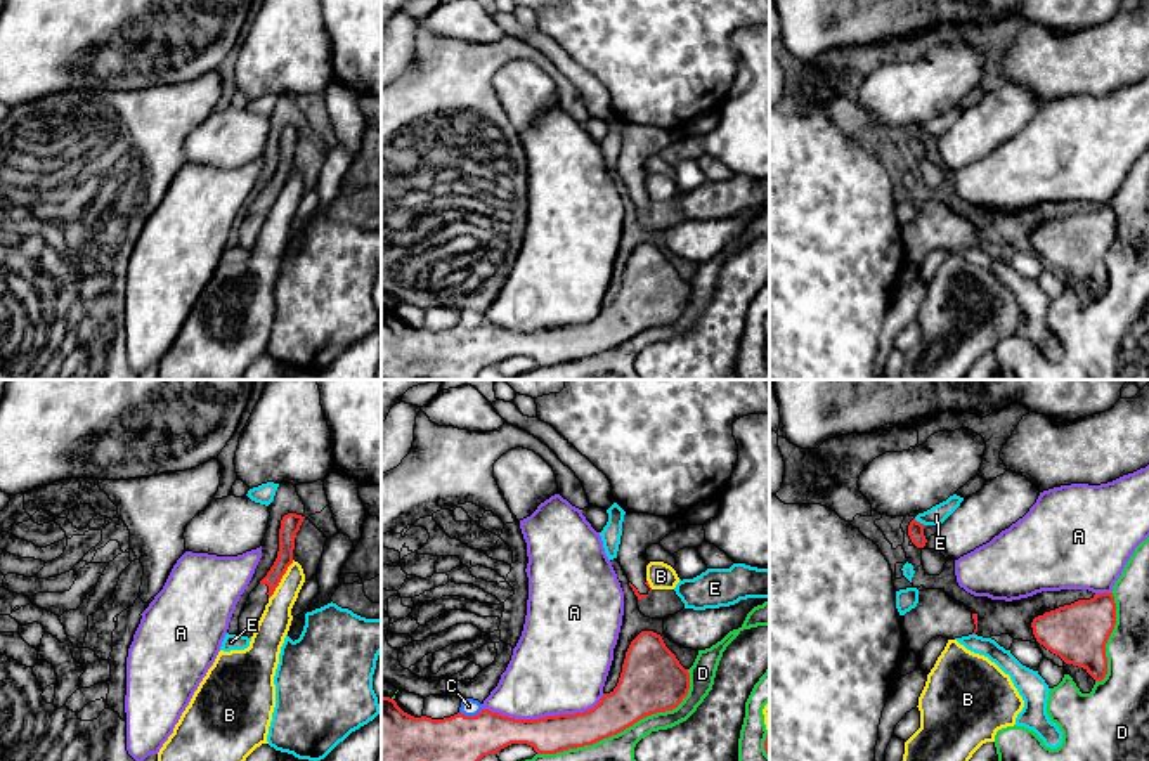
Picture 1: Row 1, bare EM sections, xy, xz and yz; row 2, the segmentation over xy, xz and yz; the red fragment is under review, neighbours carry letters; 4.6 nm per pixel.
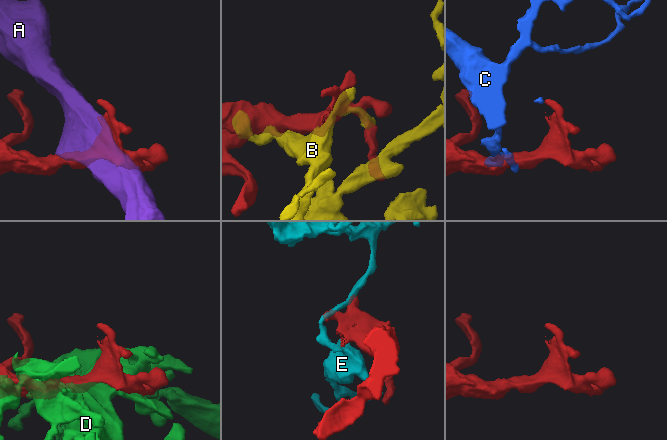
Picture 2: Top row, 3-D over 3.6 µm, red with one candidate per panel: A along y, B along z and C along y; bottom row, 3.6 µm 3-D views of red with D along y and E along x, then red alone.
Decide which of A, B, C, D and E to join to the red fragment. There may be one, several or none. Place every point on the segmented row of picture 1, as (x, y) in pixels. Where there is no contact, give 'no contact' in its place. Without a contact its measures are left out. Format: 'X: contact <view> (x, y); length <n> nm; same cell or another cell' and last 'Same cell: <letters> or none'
A: contact xz (546, 716); length 550 nm; another cell
B: contact xy (281, 578); length 220 nm; another cell
C: contact xz (470, 716); length 110 nm; another cell
D: contact xz (624, 728); length 800 nm; another cell
E: contact yz (919, 522); length 60 nm; another cell
Same cell: none

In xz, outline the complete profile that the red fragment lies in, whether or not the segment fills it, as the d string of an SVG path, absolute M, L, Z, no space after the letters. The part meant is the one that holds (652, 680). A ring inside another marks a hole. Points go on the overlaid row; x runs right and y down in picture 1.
M641 631L629 645L617 686L584 712L515 719L482 709L477 716L461 712L432 719L404 712L397 702L381 695L381 761L480 761L511 744L527 744L537 754L556 754L593 745L617 735L639 719L676 709L690 690L690 673L665 647L660 634Z

